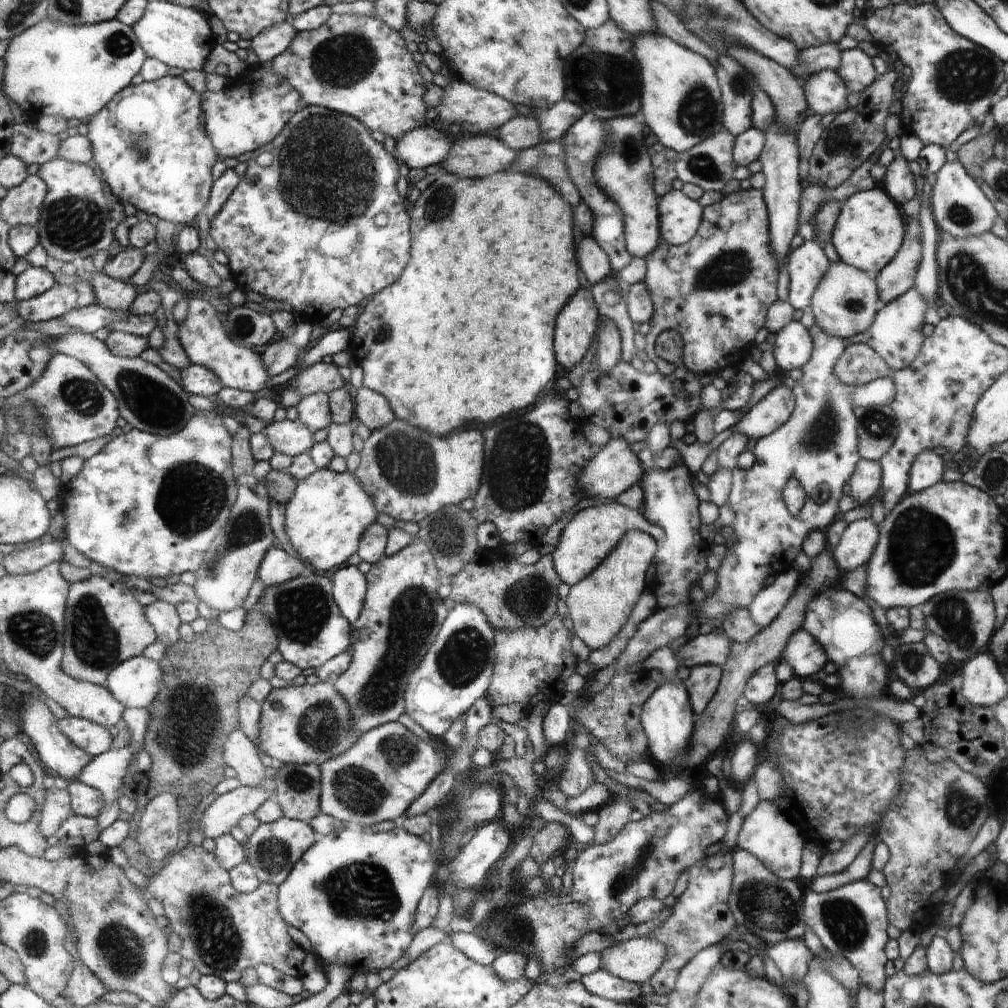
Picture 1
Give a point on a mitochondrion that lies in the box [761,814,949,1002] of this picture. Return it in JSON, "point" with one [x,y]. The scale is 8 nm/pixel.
{"point":[846,924]}

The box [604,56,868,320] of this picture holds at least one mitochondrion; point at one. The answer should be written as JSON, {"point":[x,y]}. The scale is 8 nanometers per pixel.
{"point":[730,268]}

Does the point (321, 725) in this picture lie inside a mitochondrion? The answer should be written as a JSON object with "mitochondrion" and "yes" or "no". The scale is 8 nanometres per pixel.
{"mitochondrion":"yes"}

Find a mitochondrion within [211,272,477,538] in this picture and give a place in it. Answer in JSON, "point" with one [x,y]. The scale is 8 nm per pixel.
{"point":[404,460]}

